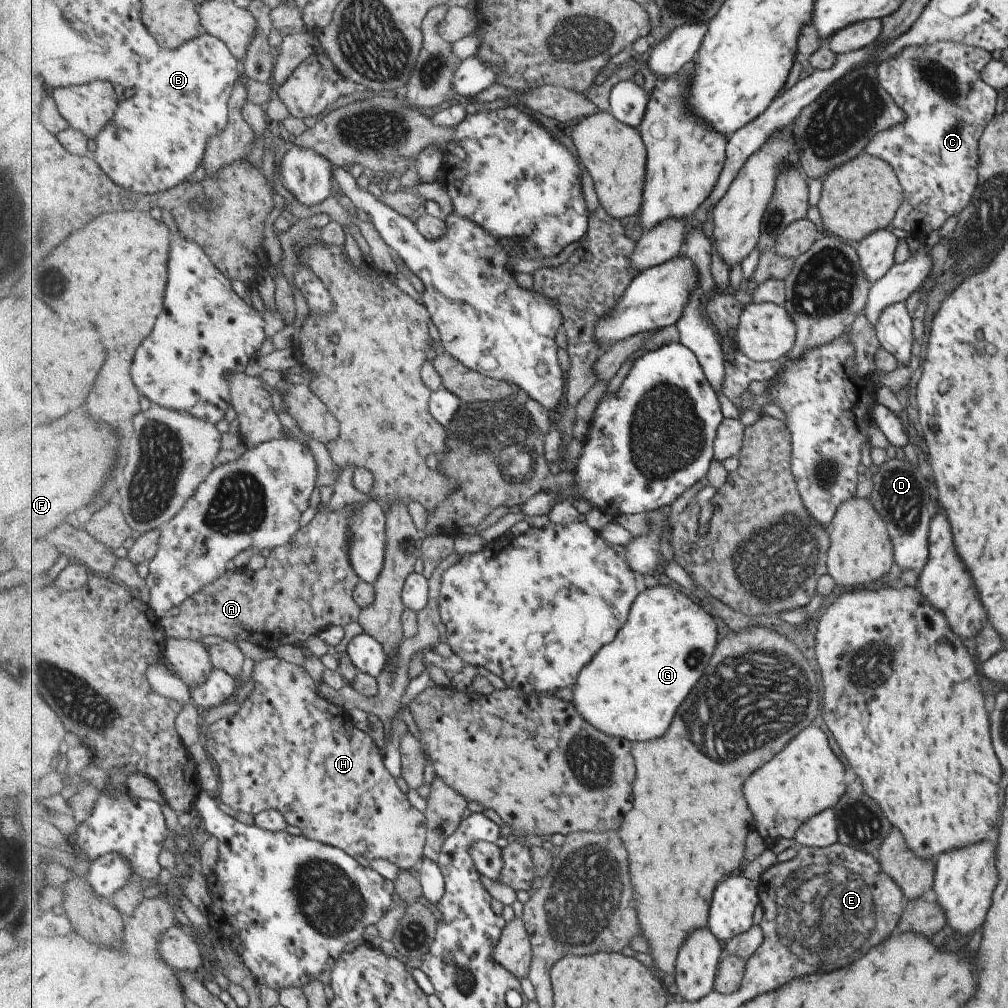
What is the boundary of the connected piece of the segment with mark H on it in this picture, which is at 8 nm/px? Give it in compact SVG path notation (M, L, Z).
M269 655L269 658L256 662L251 678L254 681L254 687L240 709L234 715L224 719L221 718L210 727L204 728L205 740L203 747L206 752L211 754L216 766L218 766L221 786L216 796L220 803L231 813L245 812L245 814L251 814L252 816L258 815L263 811L268 811L269 809L275 809L283 814L288 824L299 828L302 834L311 840L321 841L332 847L339 847L352 857L357 856L357 854L362 854L370 863L375 859L385 859L398 864L402 870L407 871L415 868L417 862L425 858L424 848L428 842L428 820L425 812L419 812L409 802L407 794L399 788L397 780L387 770L385 756L383 756L382 749L375 744L375 740L369 734L363 732L363 730L359 730L357 726L353 726L353 721L347 711L343 710L343 708L333 706L329 700L323 698L318 693L318 682L315 682L313 676L307 670L304 670L302 666Z

